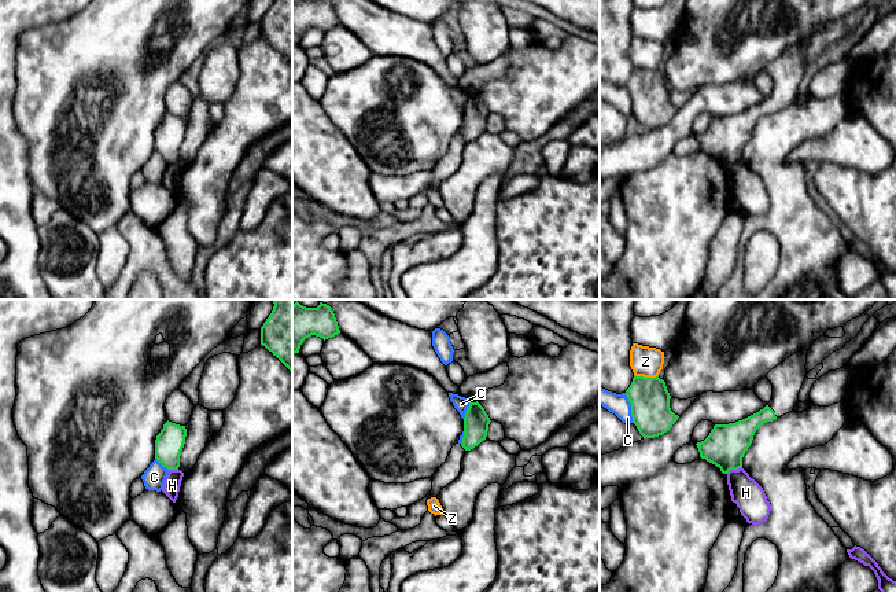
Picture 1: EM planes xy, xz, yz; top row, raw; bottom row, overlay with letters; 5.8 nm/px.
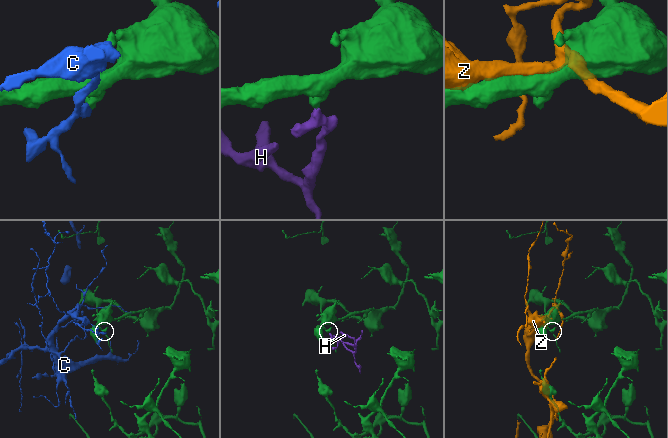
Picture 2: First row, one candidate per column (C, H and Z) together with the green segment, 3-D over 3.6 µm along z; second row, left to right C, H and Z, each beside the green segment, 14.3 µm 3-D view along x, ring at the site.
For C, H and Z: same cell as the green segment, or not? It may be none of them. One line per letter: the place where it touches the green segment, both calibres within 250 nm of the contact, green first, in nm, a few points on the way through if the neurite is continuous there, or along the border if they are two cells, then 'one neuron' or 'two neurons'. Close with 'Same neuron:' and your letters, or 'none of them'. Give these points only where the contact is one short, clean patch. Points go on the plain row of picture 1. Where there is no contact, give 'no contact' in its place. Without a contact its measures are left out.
C: contact yz (631, 100); calibres 240 and 120 nm; two neurons
H: contact yz (733, 161); calibres 240 and 180 nm; border yz (741, 160), (726, 165); two neurons
Z: contact yz (646, 70); calibres 240 and 180 nm; two neurons
Same neuron: none of them

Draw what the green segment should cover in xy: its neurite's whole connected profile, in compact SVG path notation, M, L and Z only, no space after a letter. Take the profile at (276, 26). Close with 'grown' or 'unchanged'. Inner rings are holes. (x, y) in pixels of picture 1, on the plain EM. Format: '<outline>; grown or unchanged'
M273 0L261 19L261 37L292 63L292 0Z; unchanged

